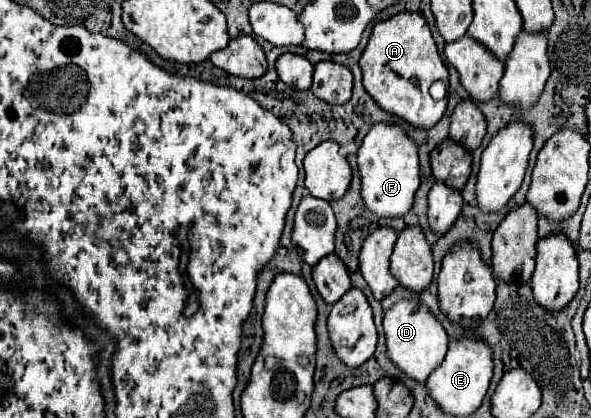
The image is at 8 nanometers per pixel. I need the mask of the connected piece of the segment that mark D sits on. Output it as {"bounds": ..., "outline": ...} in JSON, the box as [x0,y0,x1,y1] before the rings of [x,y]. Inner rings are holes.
{"bounds":[384,299,448,383],"outline":[[[402,299],[394,303],[384,315],[384,331],[386,331],[388,357],[396,363],[398,369],[402,369],[412,379],[422,383],[442,363],[444,353],[448,351],[448,335],[444,327],[436,321],[430,309],[418,299]]]}

